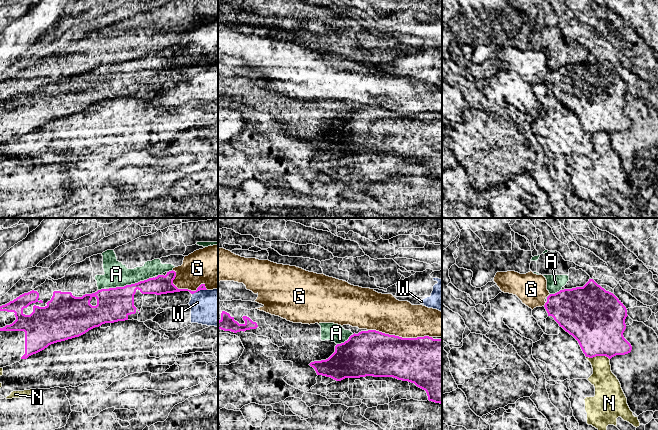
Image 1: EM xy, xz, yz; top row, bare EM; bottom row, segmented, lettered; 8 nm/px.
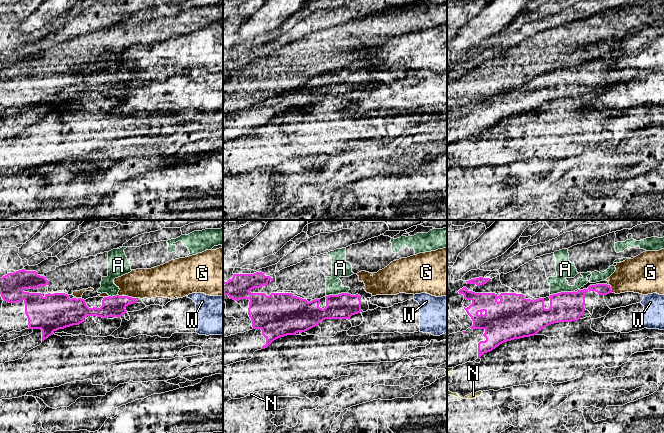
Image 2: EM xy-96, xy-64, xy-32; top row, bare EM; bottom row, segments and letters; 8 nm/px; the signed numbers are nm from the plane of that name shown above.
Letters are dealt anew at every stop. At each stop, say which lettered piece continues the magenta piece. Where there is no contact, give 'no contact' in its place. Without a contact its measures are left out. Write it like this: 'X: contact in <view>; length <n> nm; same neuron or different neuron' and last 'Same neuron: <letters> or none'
A: contact in xy; length 380 nm; different neuron
G: contact in xz; length 500 nm; different neuron
N: contact in yz; length 190 nm; different neuron
W: contact in xy; length 130 nm; different neuron
Same neuron: none

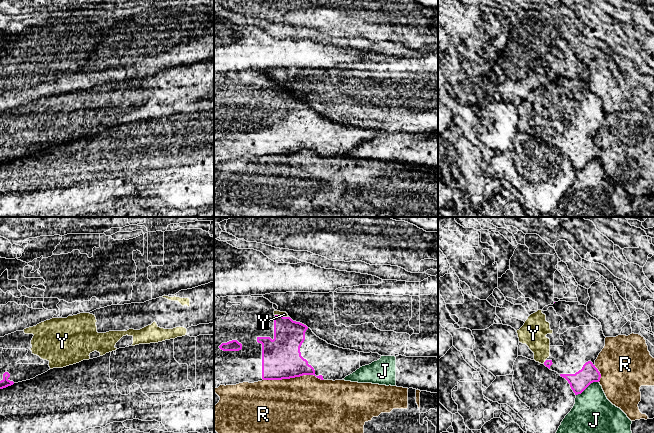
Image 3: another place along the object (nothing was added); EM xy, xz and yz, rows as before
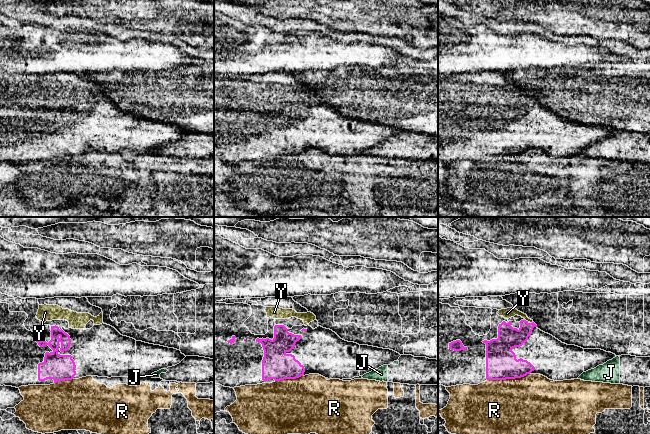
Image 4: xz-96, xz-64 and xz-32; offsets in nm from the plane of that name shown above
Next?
J: contact in yz; length 220 nm; different neuron
R: contact in xz; length 480 nm; different neuron
Y: contact in xz; length 110 nm; same neuron
Same neuron: Y

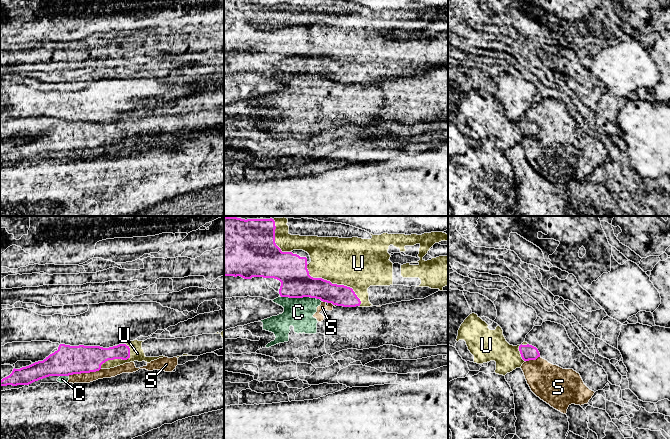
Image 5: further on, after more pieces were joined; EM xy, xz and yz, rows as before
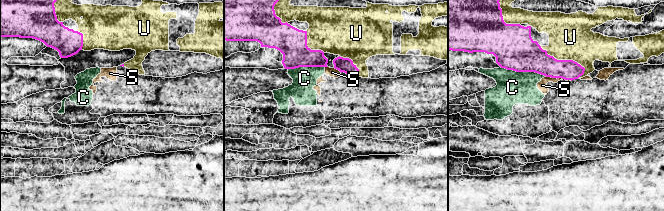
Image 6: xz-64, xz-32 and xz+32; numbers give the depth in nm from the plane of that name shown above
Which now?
C: contact in xz; length 340 nm; different neuron
S: contact in xy; length 280 nm; different neuron
U: contact in xz; length 550 nm; same neuron
Same neuron: U

